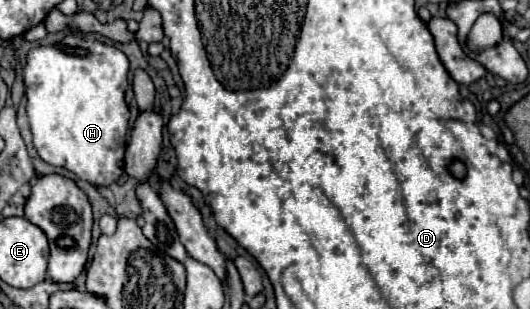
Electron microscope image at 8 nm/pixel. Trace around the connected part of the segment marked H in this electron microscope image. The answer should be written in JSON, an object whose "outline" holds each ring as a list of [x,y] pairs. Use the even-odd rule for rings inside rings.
{"outline":[[[68,33],[58,43],[32,47],[26,53],[22,79],[24,79],[24,95],[28,101],[26,113],[28,113],[30,129],[34,135],[34,147],[38,155],[46,163],[64,167],[96,187],[114,183],[122,175],[126,133],[128,133],[128,121],[130,121],[130,111],[124,101],[124,93],[128,89],[128,57],[114,45],[106,45],[96,39],[86,39],[74,33]],[[62,45],[72,49],[86,49],[88,55],[84,57],[68,55],[60,49]]]}

